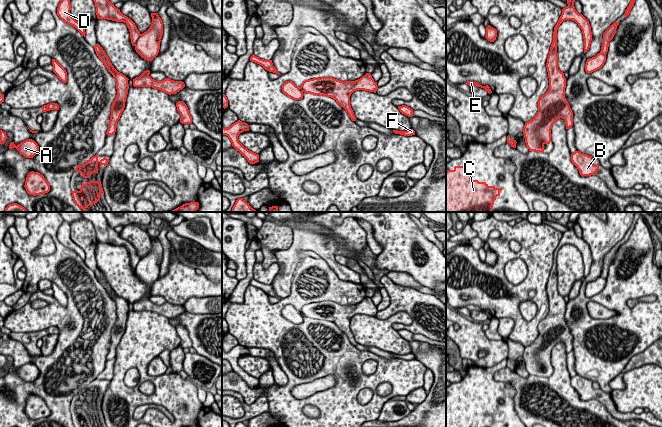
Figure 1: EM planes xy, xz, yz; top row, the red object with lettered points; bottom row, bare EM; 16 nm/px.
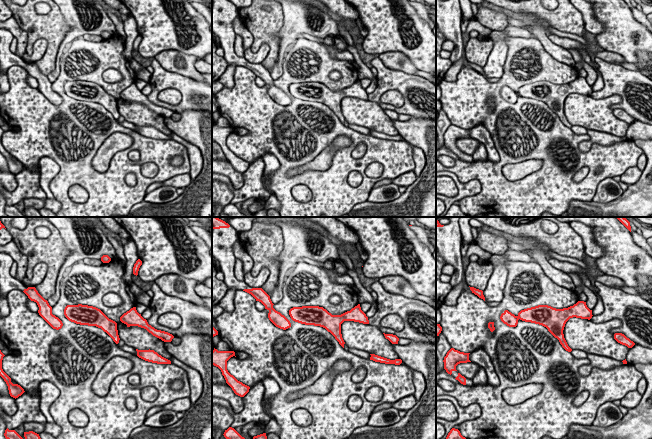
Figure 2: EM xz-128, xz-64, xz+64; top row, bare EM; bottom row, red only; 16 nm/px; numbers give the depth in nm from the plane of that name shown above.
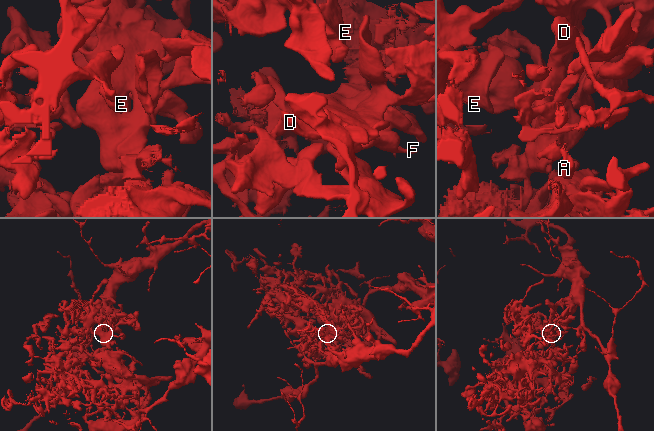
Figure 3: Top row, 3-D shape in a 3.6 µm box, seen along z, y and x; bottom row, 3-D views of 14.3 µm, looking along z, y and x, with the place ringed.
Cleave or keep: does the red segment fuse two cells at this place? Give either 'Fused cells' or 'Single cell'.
Fused cells

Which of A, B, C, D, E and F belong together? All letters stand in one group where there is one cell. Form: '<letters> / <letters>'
A B C E F / D

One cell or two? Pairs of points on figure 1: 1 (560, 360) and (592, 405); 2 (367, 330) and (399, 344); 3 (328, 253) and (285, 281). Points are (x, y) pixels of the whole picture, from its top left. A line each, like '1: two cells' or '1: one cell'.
1: one cell
2: one cell
3: one cell

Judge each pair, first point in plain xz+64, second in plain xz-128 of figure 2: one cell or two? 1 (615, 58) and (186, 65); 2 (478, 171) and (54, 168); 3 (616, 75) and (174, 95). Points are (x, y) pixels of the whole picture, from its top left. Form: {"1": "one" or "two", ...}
{"1": "one", "2": "two", "3": "two"}

